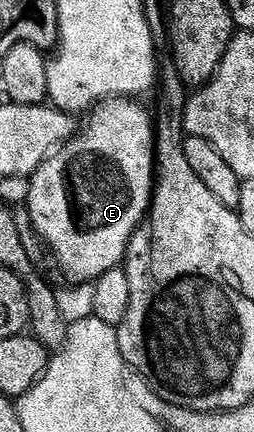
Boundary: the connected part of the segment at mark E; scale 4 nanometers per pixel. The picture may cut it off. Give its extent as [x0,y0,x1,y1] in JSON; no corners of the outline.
[27,97,157,284]

